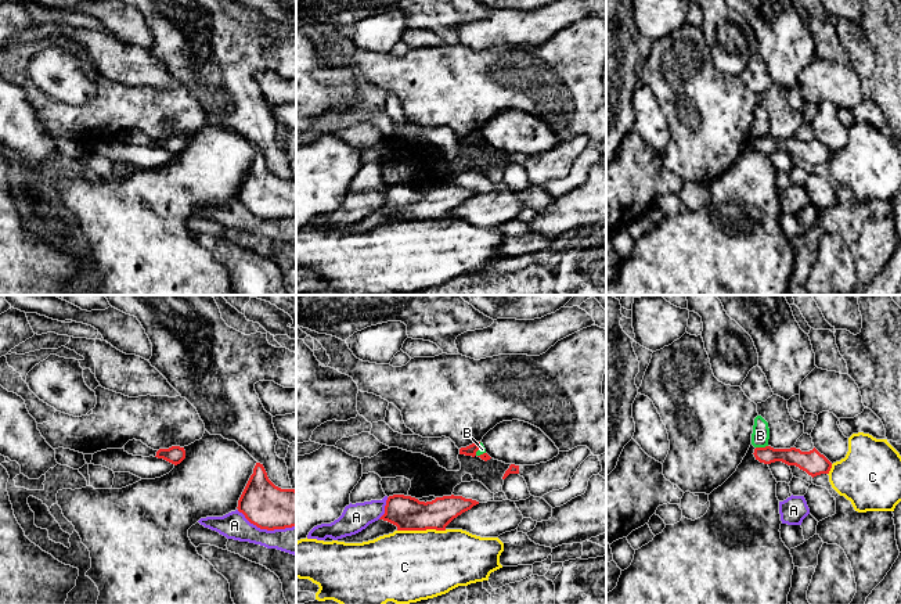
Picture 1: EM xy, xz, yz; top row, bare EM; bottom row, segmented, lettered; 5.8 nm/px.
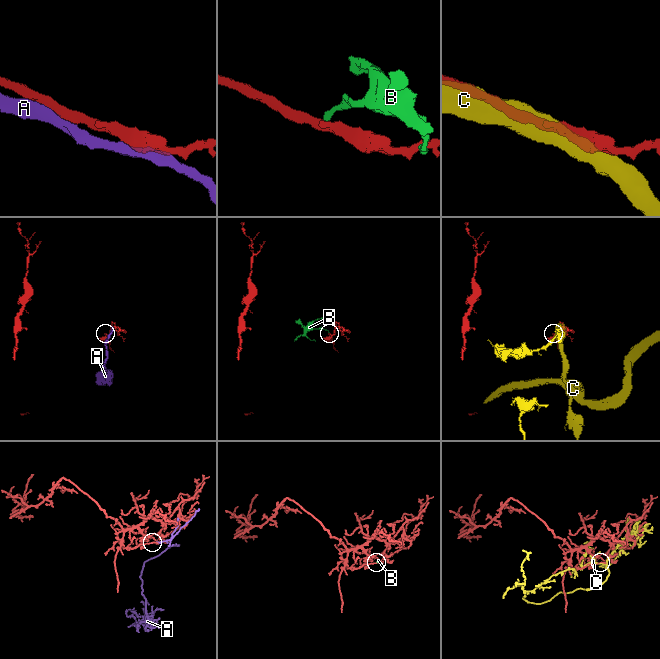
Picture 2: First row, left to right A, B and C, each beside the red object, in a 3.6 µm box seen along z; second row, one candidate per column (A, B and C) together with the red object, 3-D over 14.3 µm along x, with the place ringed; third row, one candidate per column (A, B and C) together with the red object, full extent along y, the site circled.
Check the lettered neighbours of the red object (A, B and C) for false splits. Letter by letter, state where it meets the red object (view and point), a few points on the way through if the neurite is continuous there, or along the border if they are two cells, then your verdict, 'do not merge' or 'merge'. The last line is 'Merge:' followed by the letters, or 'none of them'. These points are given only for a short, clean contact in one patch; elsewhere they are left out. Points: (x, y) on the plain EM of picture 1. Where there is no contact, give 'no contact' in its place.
A: meets red in xy at (266, 218); do not merge
B: meets red in yz at (761, 137); border along yz (767, 135), (756, 137); do not merge
C: meets red in xz at (421, 219); do not merge
Merge: none of them

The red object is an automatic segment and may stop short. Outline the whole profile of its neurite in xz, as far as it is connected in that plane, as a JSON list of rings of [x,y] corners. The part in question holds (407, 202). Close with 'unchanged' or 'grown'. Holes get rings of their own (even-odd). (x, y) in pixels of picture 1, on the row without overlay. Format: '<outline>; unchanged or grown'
[[[404,184],[389,186],[385,204],[379,208],[397,216],[397,220],[446,220],[446,216],[479,191],[462,186],[443,186],[419,191]]]; unchanged

